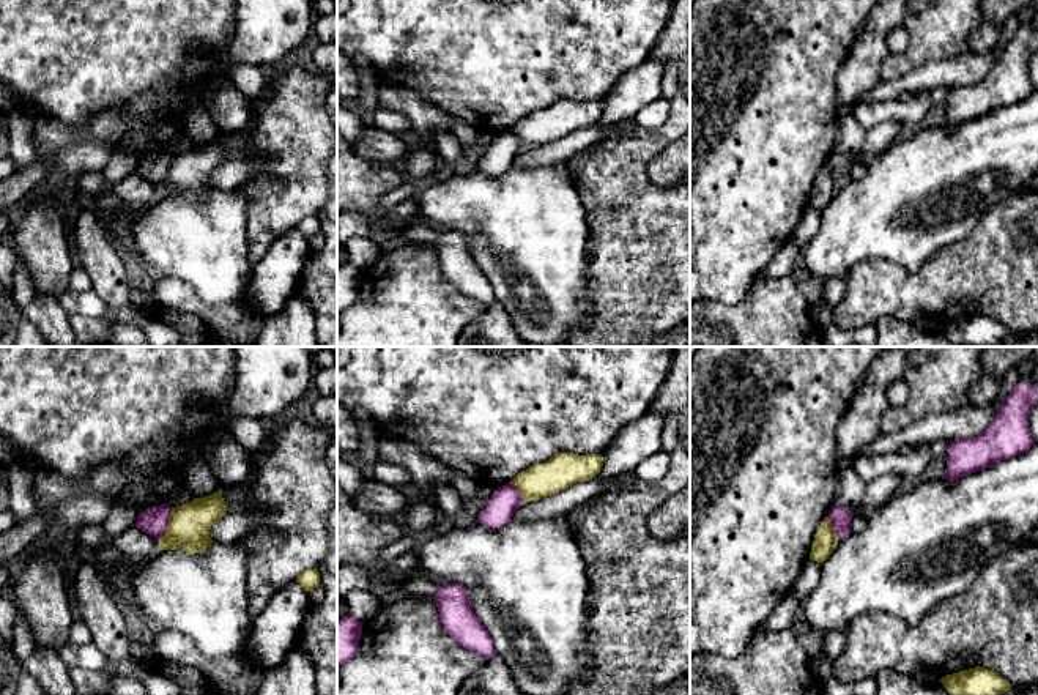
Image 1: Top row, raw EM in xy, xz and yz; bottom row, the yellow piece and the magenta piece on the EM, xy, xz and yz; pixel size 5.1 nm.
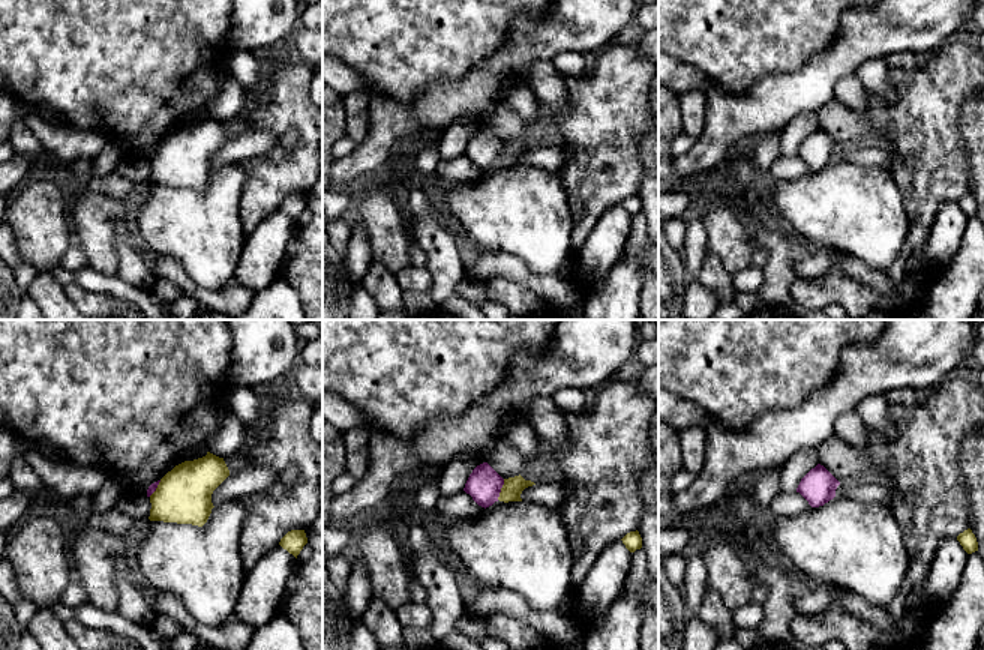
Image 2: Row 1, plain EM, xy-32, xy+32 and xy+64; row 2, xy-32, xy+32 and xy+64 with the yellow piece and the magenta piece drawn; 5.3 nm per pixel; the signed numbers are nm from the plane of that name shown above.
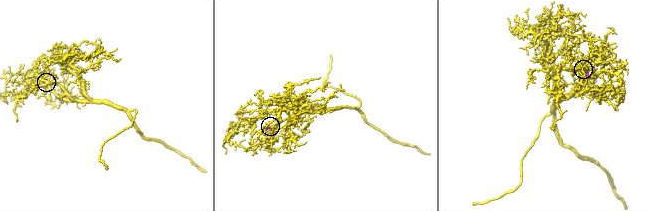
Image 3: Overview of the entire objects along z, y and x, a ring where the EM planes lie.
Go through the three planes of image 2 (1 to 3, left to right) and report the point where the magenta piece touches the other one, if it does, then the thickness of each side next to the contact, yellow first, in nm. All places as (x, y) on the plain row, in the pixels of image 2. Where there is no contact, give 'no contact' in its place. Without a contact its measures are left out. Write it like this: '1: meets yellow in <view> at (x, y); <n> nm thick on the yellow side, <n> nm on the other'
1: meets yellow in xy-32 at (156, 152); 300 nm thick on the yellow side, 50 nm on the other
2: meets yellow in xy+32 at (501, 153); 110 nm thick on the yellow side, 180 nm on the other
3: no contact

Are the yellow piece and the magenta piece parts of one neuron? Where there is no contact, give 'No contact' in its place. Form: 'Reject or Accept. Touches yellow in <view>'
Reject. Touches yellow in xy

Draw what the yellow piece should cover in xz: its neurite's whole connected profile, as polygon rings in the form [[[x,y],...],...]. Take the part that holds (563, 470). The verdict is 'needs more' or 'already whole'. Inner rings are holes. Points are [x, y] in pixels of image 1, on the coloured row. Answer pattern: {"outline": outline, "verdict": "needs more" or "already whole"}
{"outline": [[[558,452],[547,462],[518,473],[509,484],[521,493],[525,501],[536,501],[595,478],[602,466],[600,454]]], "verdict": "already whole"}

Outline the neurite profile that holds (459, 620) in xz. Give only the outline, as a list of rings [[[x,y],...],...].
[[[457,583],[443,585],[435,600],[443,627],[460,646],[490,659],[496,654],[488,630],[477,619],[466,589]]]

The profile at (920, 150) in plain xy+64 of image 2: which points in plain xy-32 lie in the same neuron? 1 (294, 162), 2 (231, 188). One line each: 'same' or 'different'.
1: same
2: different

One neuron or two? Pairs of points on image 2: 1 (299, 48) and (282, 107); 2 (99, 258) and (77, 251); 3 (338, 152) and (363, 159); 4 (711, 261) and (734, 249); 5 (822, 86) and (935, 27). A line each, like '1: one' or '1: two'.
1: two
2: two
3: two
4: two
5: one

